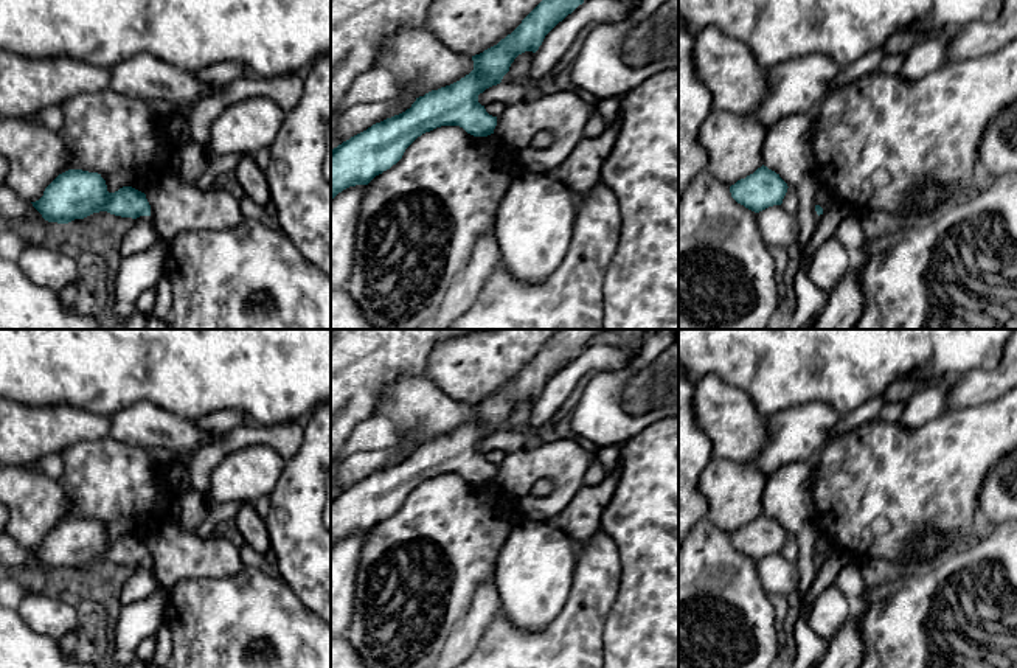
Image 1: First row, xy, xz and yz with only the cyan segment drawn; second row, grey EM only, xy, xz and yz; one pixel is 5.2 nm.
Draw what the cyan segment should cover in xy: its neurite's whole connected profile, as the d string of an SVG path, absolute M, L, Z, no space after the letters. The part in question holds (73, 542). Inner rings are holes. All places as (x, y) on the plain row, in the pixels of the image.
M82 517L59 522L45 536L43 544L31 551L45 569L57 572L68 572L99 559L132 567L151 564L144 541L132 534L109 541L101 522Z

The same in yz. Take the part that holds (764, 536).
M767 514L730 534L731 545L745 556L759 561L769 555L781 553L787 541L787 531Z

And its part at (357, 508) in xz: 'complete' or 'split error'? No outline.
complete

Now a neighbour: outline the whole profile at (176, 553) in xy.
M177 524L160 525L148 539L151 567L165 589L186 578L227 578L245 565L239 547L222 536L199 538Z

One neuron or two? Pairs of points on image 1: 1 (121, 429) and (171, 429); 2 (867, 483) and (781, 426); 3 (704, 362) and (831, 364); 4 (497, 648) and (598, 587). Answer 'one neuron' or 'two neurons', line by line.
1: one neuron
2: two neurons
3: one neuron
4: one neuron

